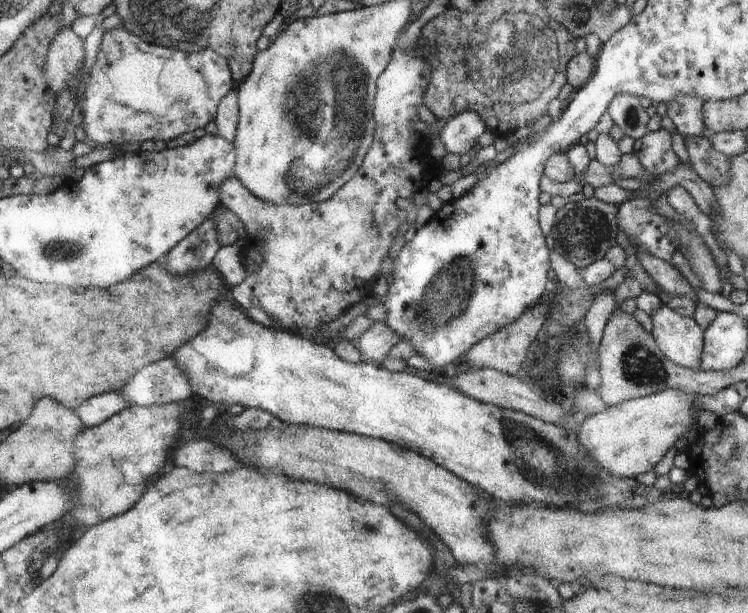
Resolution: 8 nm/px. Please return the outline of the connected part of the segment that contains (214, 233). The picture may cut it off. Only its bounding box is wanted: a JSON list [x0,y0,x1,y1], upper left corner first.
[160,215,220,276]

